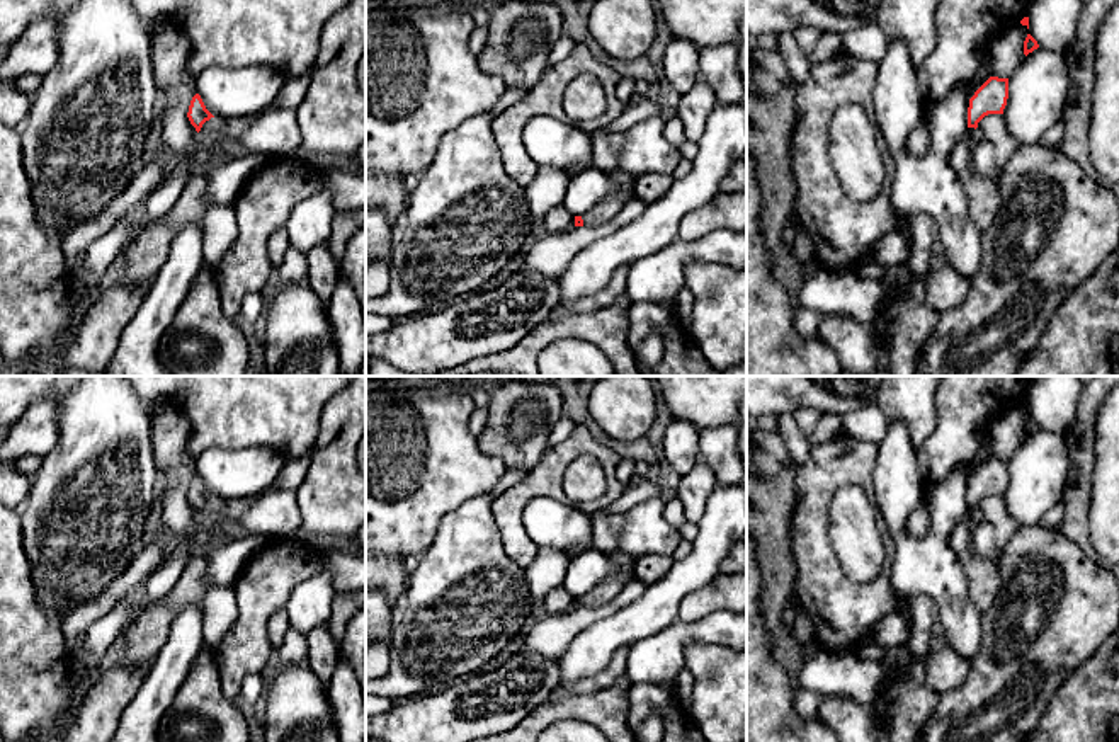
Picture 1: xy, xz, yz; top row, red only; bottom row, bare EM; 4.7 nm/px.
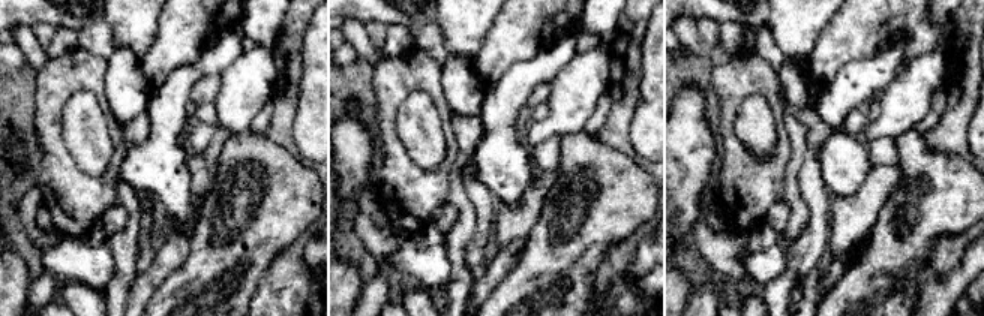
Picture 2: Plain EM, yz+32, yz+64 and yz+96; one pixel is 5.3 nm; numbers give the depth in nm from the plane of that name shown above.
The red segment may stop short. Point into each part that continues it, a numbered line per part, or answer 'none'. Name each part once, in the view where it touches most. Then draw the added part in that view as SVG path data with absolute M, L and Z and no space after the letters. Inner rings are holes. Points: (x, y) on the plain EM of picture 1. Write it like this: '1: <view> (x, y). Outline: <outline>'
1: xy (213, 513). Outline: M214 497L209 502L206 502L199 512L199 521L211 526L219 526L226 522L224 516L226 500Z

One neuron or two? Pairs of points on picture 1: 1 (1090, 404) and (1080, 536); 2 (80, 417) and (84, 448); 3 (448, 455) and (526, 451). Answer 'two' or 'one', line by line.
1: one
2: one
3: two

